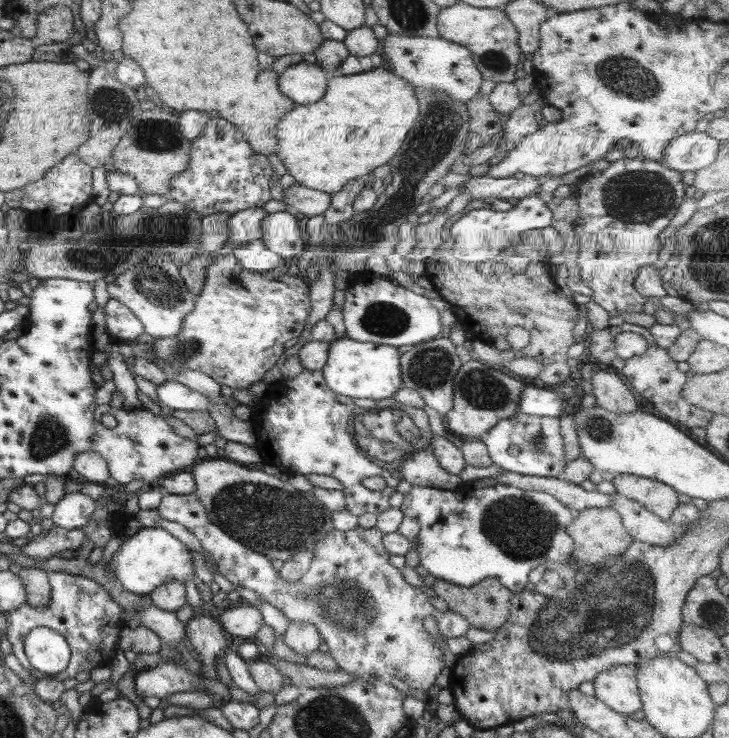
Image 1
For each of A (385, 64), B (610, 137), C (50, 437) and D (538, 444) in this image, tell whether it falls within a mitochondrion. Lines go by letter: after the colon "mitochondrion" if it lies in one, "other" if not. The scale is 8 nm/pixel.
A: other
B: other
C: mitochondrion
D: mitochondrion

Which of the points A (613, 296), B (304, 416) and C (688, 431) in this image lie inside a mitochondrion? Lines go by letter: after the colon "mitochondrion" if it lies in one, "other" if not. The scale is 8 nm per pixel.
A: other
B: other
C: other

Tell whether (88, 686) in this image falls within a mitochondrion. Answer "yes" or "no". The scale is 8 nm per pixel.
no

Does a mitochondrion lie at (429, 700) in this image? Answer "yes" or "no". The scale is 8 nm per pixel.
no

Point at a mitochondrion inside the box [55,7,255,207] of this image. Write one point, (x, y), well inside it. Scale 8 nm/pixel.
(156, 135)

